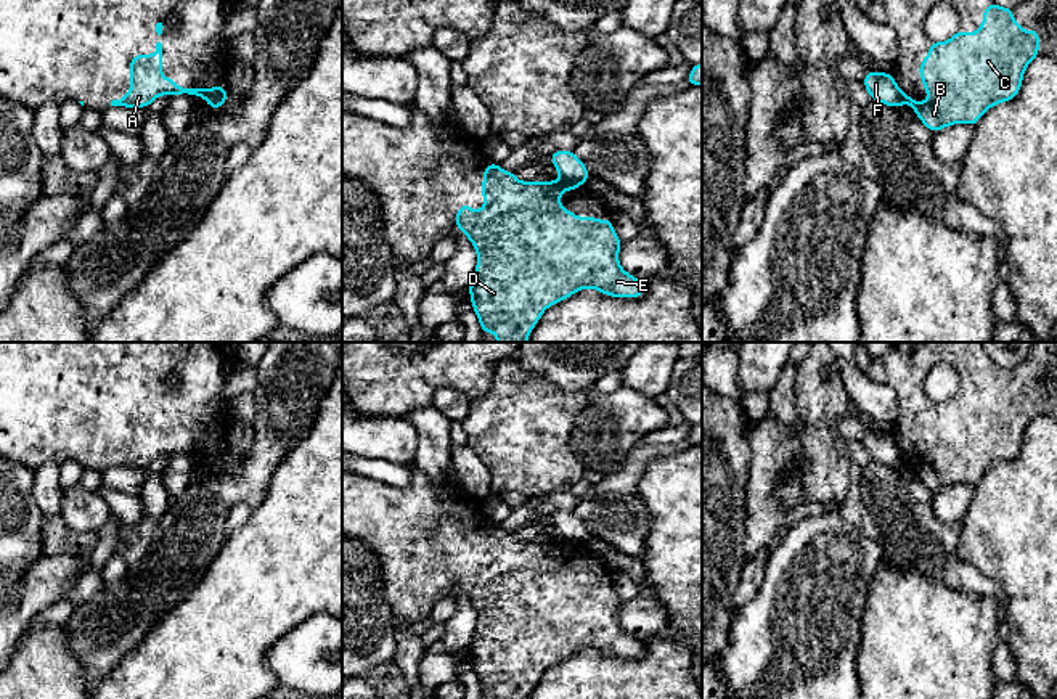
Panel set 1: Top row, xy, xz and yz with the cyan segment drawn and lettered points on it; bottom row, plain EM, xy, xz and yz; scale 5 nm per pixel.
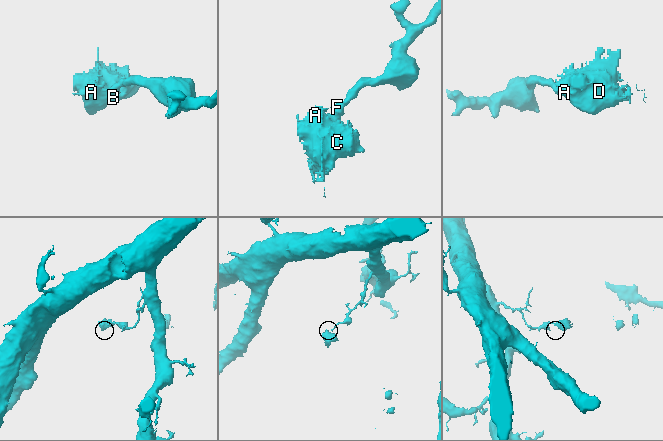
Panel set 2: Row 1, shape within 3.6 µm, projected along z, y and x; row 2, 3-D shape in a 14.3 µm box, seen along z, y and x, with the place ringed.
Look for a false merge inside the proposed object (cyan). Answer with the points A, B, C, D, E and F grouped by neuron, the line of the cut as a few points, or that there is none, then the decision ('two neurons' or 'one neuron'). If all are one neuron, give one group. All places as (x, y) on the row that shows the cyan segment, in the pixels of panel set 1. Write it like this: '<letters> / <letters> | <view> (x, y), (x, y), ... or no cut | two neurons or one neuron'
A B C D E / F | xz (563, 179), (577, 185) | two neurons

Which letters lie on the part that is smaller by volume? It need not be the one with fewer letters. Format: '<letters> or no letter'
A, B, C, D, E

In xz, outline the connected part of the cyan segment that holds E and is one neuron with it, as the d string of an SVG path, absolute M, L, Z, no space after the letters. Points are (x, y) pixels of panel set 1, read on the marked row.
M490 162L484 169L484 183L479 186L484 193L484 209L474 211L467 204L458 207L453 222L477 251L477 267L467 288L471 304L482 333L495 333L496 342L527 342L548 307L586 288L610 297L638 299L644 294L644 283L620 267L618 251L623 241L614 231L612 217L604 222L598 217L577 217L561 206L561 193L577 188L578 185L565 180L520 182L516 172L503 170L500 164Z

